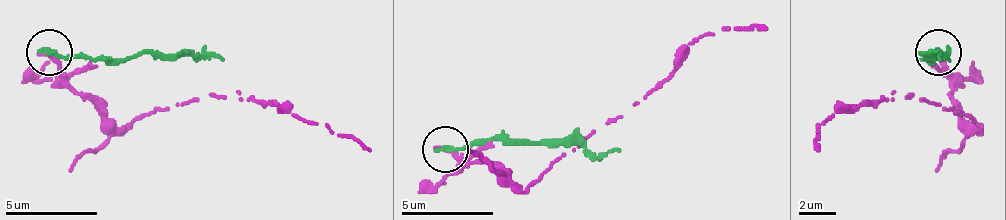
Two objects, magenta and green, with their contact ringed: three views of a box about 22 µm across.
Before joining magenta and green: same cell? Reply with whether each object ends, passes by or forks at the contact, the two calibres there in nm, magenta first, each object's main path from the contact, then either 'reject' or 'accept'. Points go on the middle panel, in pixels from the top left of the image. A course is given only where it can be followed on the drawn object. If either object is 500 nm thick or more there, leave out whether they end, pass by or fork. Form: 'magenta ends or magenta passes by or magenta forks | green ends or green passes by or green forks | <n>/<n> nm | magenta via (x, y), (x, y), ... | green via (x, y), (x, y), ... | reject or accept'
magenta ends | green ends | 360/340 nm | magenta via (444, 147), (463, 161), (499, 166), (522, 184), (632, 106), (678, 56), (705, 33), (765, 24) | green via (444, 147), (490, 138), (577, 138), (591, 152), (618, 147) | reject

